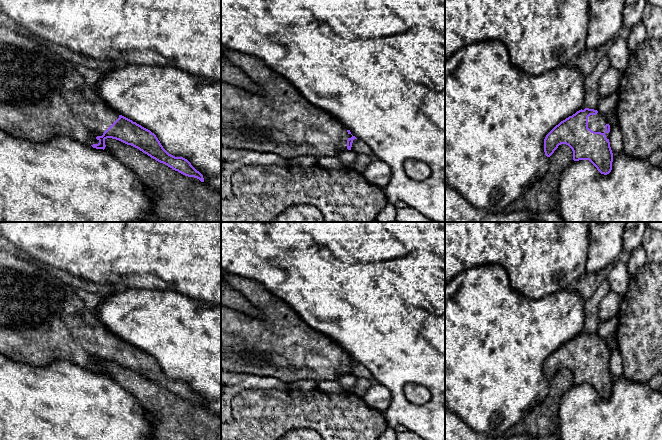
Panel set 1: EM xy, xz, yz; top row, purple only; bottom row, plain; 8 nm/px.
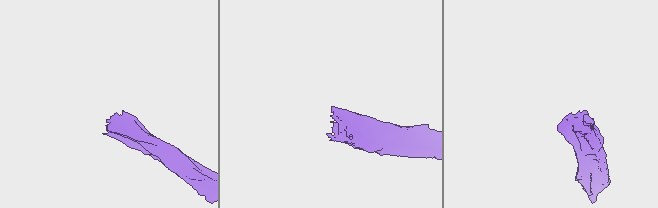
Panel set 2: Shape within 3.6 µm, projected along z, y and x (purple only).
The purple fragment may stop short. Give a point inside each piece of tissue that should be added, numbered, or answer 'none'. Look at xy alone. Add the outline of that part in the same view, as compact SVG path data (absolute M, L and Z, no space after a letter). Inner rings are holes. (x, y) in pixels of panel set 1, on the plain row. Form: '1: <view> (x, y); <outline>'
1: xy (43, 319); M0 249L0 353L8 358L20 361L30 365L46 366L53 361L66 360L77 364L83 368L98 368L97 360L103 357L119 342L119 337L113 334L99 319L95 310L88 308L83 299L78 295L73 287L65 281L56 277L48 269L27 261L21 257L13 255L3 249Z

